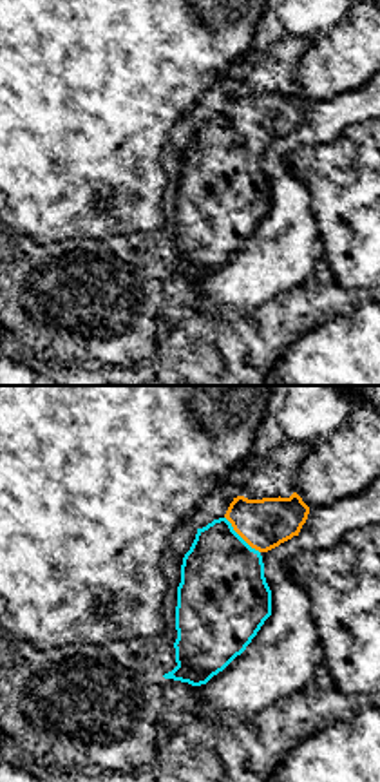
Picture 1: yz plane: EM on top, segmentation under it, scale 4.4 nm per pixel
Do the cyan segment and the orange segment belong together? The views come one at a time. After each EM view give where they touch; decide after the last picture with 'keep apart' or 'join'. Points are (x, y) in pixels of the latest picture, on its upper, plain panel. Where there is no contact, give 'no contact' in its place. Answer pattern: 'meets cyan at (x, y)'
meets cyan at (239, 131)

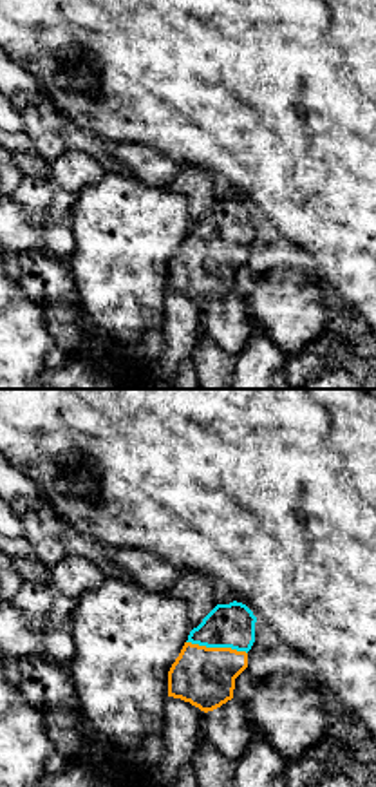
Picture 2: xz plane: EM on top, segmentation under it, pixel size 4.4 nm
meets cyan at (217, 241)

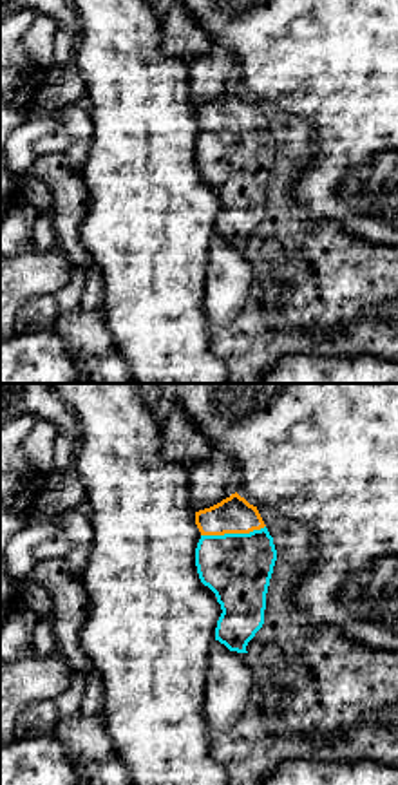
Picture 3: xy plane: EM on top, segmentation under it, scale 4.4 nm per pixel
meets cyan at (232, 129)

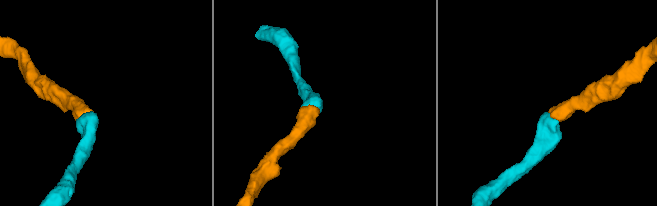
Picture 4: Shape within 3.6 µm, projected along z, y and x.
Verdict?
join

